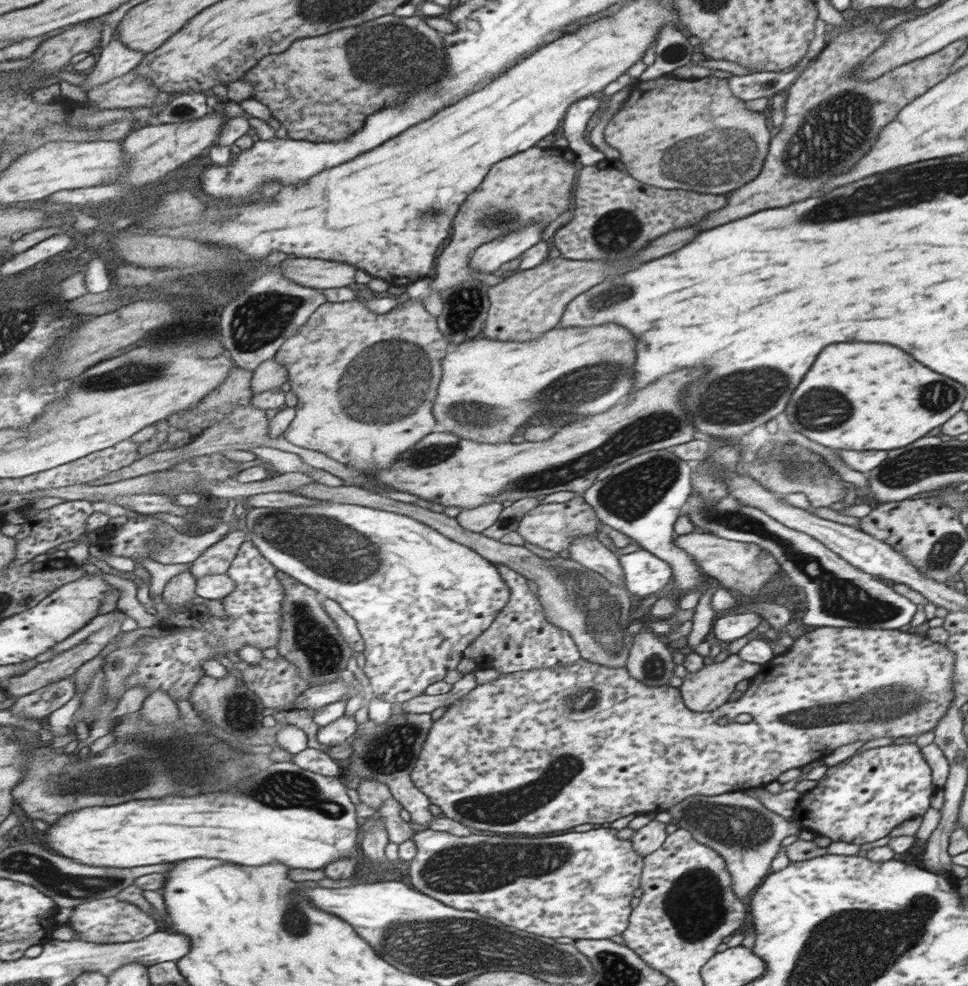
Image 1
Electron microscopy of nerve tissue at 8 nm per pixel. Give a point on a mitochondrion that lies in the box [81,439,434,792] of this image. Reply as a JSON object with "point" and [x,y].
{"point":[341,552]}

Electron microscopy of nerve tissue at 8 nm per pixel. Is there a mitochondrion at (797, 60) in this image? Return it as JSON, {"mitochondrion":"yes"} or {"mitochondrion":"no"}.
{"mitochondrion":"no"}

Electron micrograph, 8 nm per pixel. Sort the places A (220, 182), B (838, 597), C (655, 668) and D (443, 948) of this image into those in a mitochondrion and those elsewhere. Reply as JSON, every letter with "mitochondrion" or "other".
{"A":"other","B":"mitochondrion","C":"mitochondrion","D":"mitochondrion"}

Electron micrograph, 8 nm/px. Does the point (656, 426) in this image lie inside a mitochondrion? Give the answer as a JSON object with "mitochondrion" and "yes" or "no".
{"mitochondrion":"yes"}

